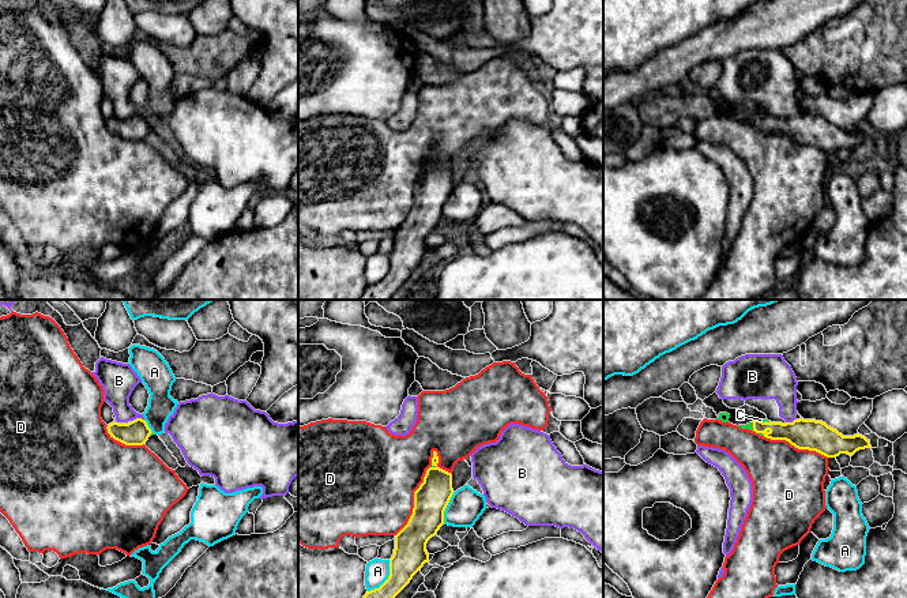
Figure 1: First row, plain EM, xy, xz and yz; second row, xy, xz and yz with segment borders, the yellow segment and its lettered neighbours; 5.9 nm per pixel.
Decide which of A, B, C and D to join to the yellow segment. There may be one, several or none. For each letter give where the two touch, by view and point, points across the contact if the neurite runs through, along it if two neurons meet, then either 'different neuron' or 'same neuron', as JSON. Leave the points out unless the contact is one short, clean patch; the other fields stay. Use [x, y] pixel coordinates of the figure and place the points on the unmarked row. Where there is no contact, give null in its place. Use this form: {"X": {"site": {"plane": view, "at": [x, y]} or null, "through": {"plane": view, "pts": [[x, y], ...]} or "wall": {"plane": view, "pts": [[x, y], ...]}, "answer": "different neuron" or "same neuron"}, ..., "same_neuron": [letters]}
{"A": {"site": {"plane": "xz", "at": [387, 274]}, "answer": "different neuron"}, "B": {"site": {"plane": "xy", "at": [136, 113]}, "answer": "different neuron"}, "C": {"site": {"plane": "yz", "at": [766, 116]}, "through": {"plane": "yz", "pts": [[802, 128], [775, 126], [766, 116], [760, 115]]}, "answer": "same neuron"}, "D": {"site": {"plane": "xz", "at": [414, 188]}, "answer": "different neuron"}, "same_neuron": ["C"]}

